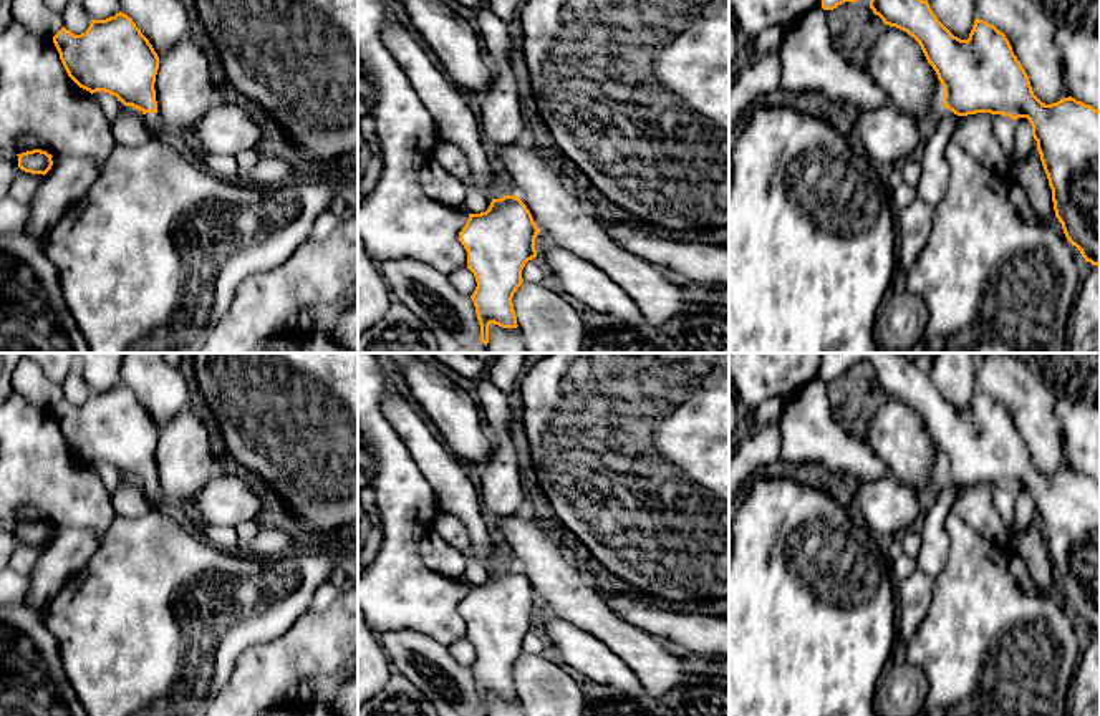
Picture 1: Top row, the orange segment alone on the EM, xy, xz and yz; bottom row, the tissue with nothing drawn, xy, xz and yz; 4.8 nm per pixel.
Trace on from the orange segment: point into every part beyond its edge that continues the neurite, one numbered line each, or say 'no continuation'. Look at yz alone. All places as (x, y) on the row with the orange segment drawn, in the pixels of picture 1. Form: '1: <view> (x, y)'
1: yz (935, 171)

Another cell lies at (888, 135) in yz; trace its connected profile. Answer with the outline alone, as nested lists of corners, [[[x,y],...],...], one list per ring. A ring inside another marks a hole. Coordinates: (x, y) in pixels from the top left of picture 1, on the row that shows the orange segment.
[[[891,101],[873,111],[861,111],[855,129],[863,144],[863,154],[873,164],[900,164],[918,156],[923,146],[918,119]]]

